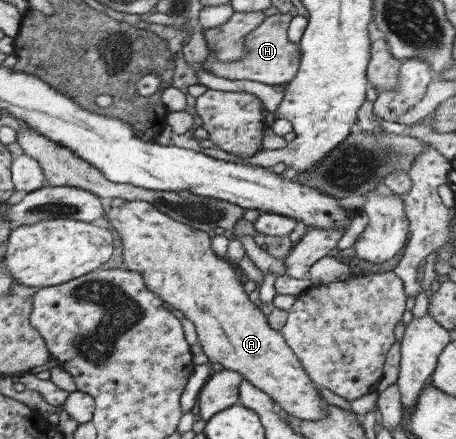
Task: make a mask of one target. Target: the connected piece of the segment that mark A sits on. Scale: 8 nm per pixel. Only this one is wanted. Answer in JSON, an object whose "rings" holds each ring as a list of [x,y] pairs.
{"rings":[[[143,200],[126,201],[118,207],[103,210],[103,218],[109,228],[116,230],[121,240],[121,255],[124,268],[143,277],[145,287],[158,295],[165,304],[180,310],[193,323],[197,342],[208,362],[220,364],[222,369],[237,372],[248,383],[271,397],[276,409],[300,420],[316,421],[326,415],[324,401],[314,384],[306,376],[300,362],[284,343],[282,335],[268,326],[267,316],[250,302],[242,285],[236,279],[236,266],[228,259],[218,259],[210,249],[210,237],[206,232],[192,228],[180,221],[172,220],[159,209]]]}

